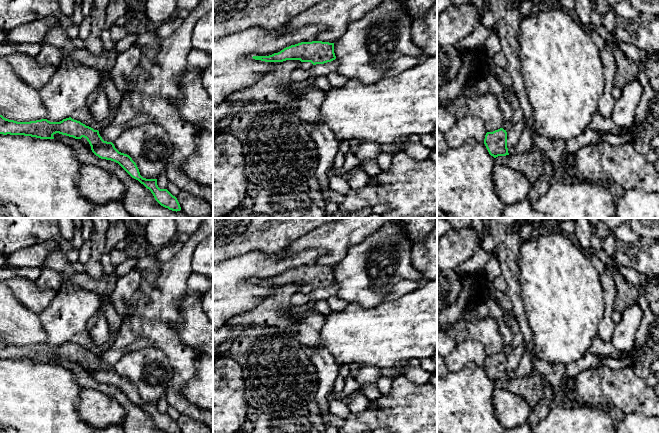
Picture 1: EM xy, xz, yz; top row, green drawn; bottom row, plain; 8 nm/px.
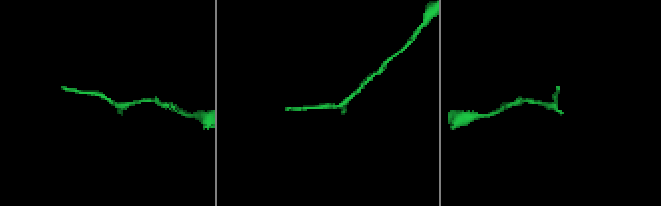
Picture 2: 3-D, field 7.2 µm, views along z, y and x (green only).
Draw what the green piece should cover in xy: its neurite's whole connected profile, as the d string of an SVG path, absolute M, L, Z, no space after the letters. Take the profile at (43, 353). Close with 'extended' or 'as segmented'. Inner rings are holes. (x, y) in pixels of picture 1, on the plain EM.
M0 339L0 358L3 359L24 359L40 363L54 363L53 359L56 357L75 363L86 362L96 380L118 387L132 402L138 404L149 413L161 430L168 433L181 433L175 420L167 413L160 413L157 409L157 403L143 402L132 382L119 376L112 366L104 365L98 354L94 354L71 341L60 346L50 346L47 343L17 346Z; as segmented

